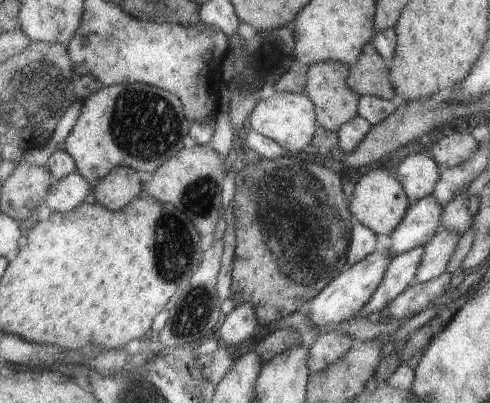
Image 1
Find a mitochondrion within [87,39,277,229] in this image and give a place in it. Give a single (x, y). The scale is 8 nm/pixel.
(145, 124)

